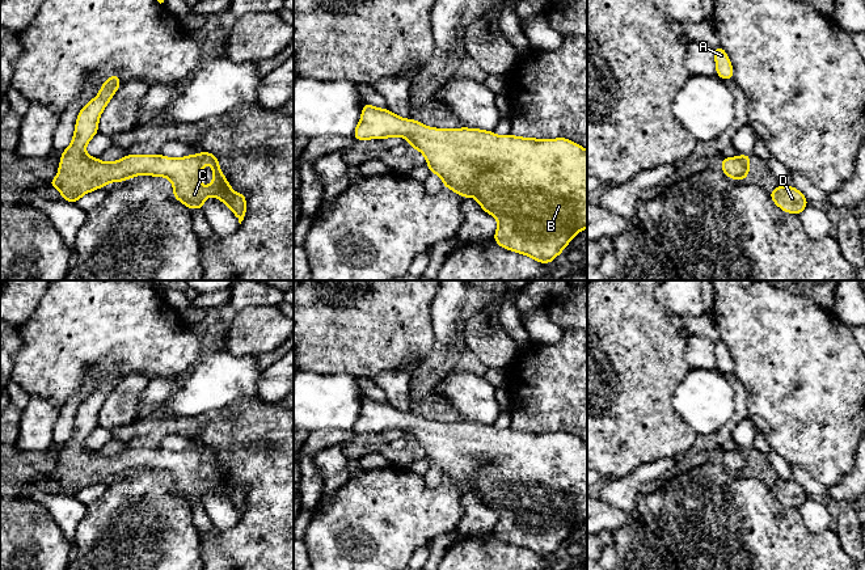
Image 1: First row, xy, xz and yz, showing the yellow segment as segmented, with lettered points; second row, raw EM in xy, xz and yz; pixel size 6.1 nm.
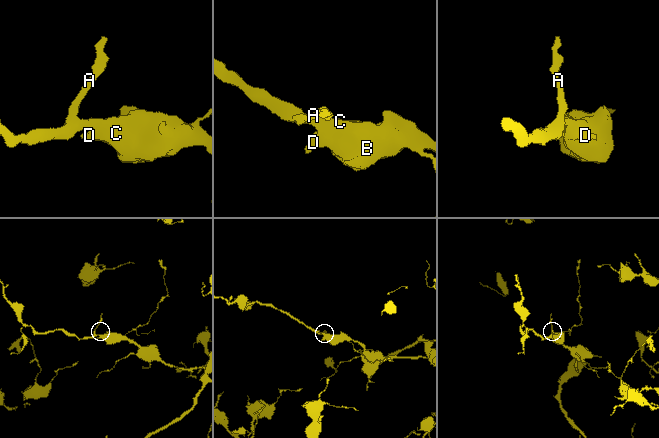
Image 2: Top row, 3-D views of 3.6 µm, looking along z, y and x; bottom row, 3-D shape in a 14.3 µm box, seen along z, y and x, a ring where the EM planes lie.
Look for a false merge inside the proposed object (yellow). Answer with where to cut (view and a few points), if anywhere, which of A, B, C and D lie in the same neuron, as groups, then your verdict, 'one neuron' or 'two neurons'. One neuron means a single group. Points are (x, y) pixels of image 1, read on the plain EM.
cut none; groups A B C D; one neuron

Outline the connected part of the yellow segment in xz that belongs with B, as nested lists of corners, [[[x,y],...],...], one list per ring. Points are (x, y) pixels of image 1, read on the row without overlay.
[[[367,396],[353,430],[356,434],[405,431],[412,442],[423,447],[430,466],[438,468],[444,481],[463,491],[474,490],[482,503],[497,512],[498,520],[493,533],[499,540],[526,548],[537,556],[550,557],[578,525],[587,522],[587,443],[569,432],[532,432],[511,427],[498,430],[493,425],[467,421],[434,422],[423,419],[414,411],[404,413],[388,402],[377,402]]]

